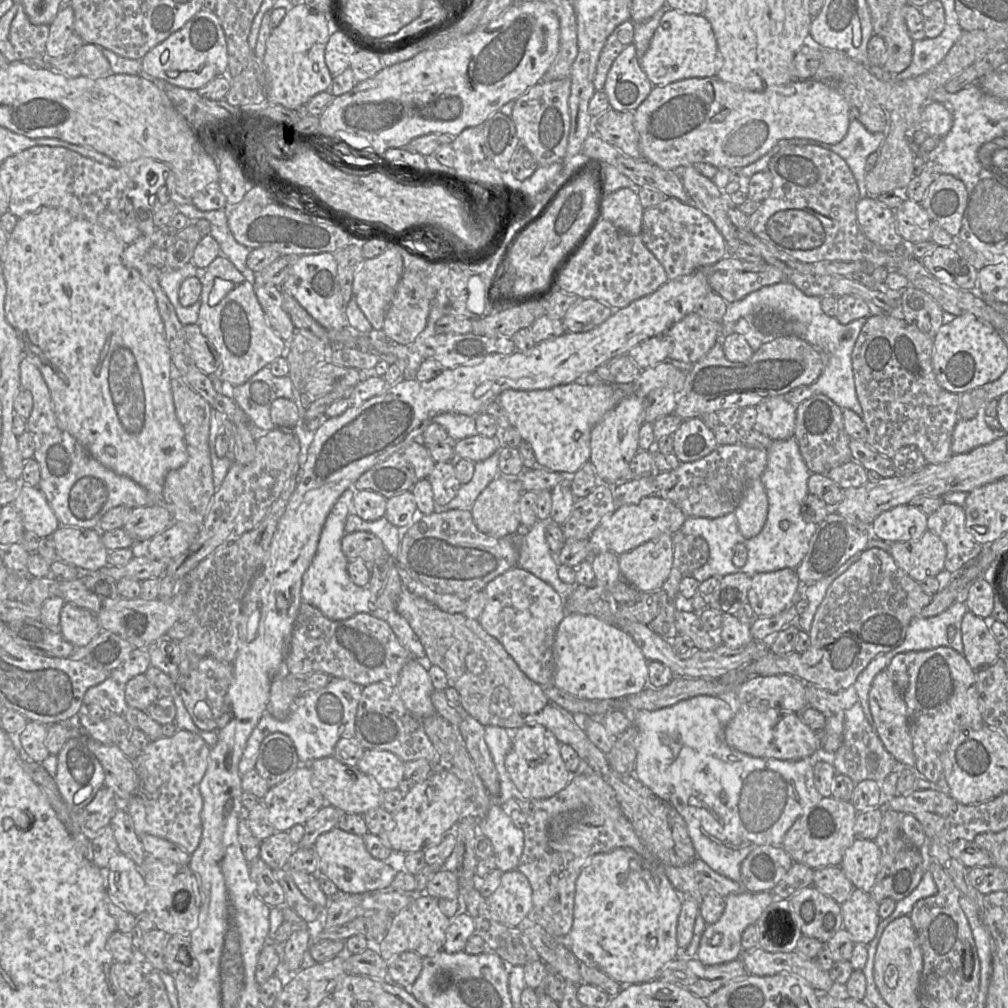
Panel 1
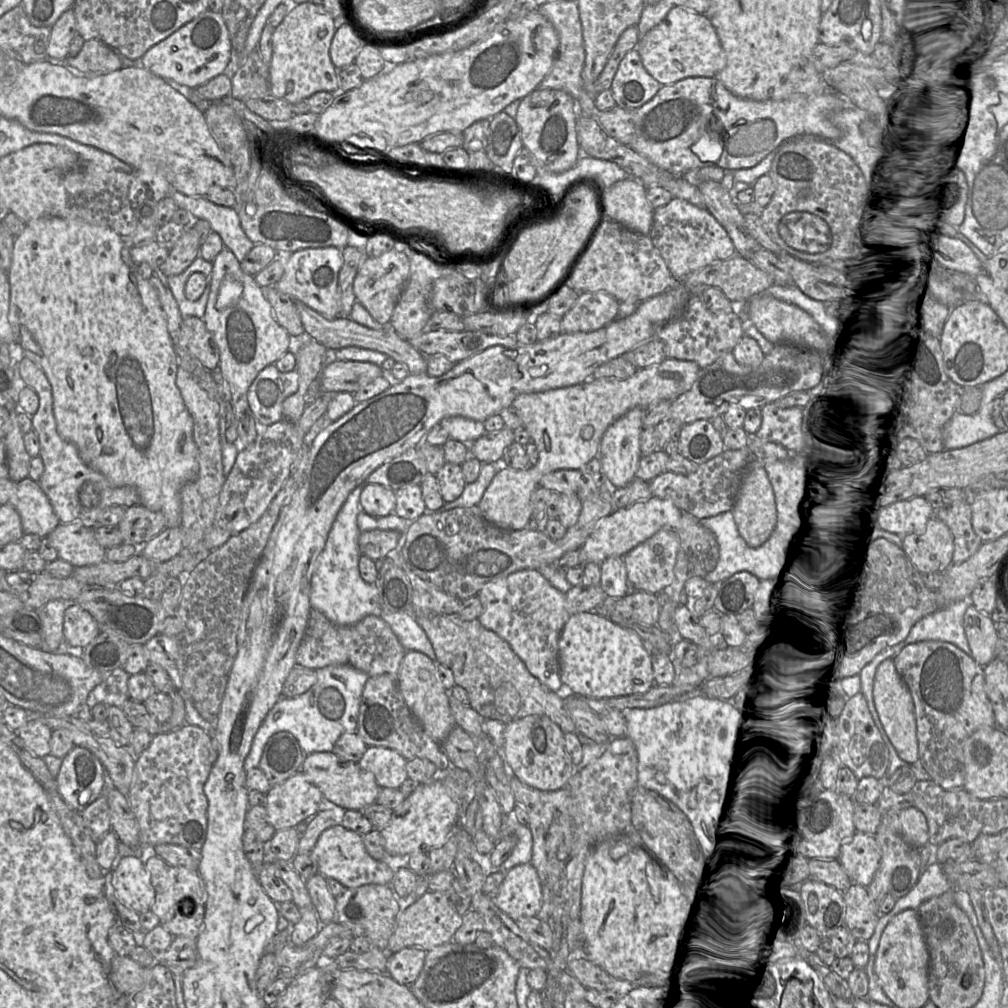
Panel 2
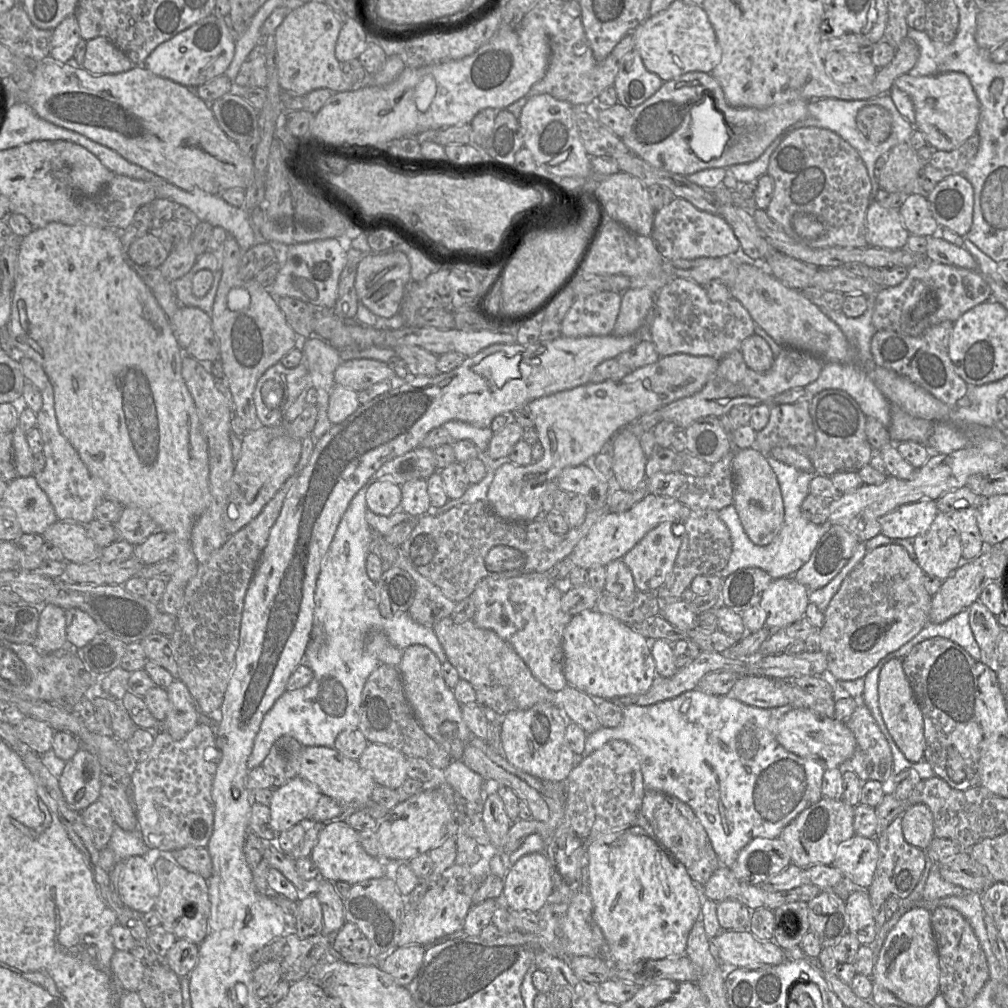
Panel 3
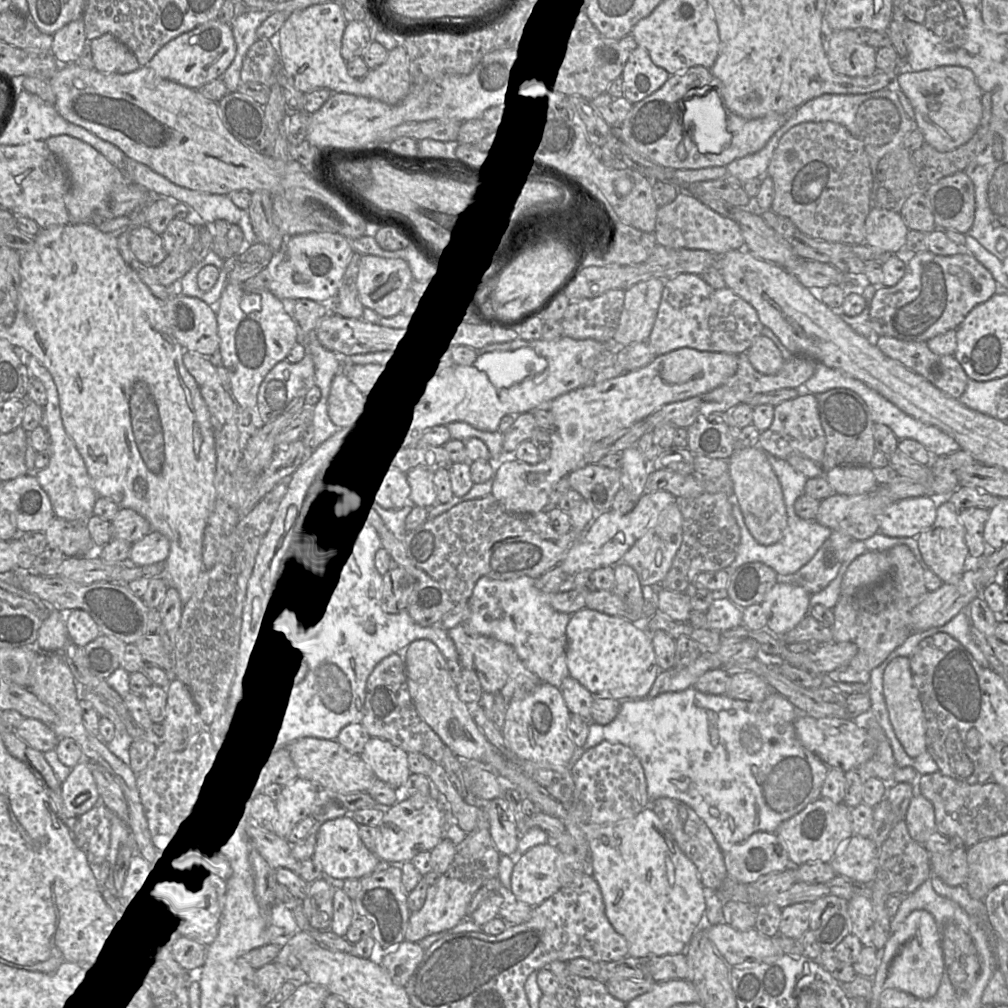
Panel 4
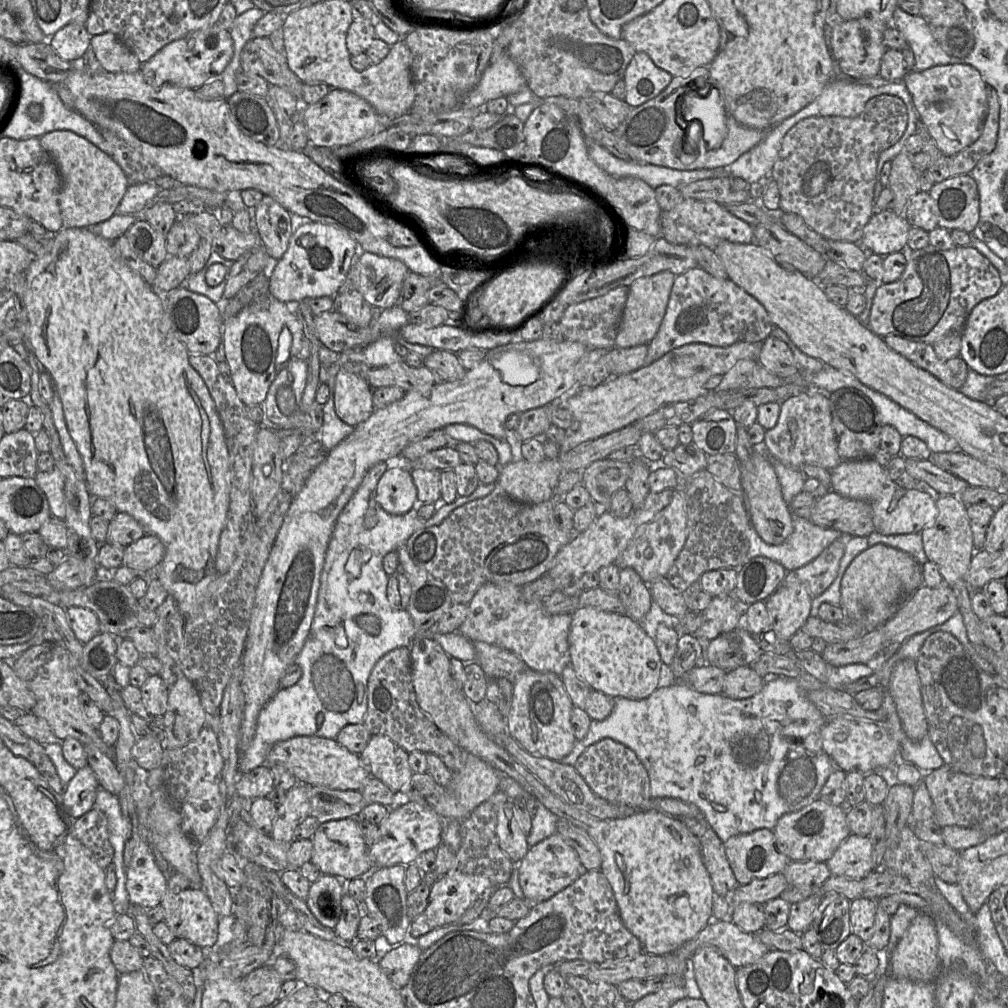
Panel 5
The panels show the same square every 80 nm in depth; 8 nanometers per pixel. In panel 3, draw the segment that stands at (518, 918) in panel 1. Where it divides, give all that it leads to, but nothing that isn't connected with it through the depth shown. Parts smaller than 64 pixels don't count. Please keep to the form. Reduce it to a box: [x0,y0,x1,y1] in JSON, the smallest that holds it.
[502,852,553,913]

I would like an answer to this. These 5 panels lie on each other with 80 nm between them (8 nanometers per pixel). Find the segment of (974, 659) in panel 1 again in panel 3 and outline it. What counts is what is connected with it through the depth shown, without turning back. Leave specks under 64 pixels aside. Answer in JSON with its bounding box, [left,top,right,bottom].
[966,600,1004,672]

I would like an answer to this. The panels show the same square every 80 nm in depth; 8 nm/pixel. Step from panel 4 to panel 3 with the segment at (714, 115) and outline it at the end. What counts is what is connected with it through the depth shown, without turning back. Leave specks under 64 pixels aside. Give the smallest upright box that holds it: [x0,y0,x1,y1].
[689,95,728,161]

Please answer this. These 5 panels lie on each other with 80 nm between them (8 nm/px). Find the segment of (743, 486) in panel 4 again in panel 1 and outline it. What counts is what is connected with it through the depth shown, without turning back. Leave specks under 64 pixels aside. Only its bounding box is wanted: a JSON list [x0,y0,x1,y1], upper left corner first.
[734,477,768,538]

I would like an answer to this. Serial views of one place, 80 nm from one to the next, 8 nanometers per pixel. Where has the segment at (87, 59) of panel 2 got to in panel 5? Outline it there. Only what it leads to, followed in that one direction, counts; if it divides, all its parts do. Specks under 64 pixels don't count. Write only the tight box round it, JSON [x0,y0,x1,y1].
[90,32,142,73]

